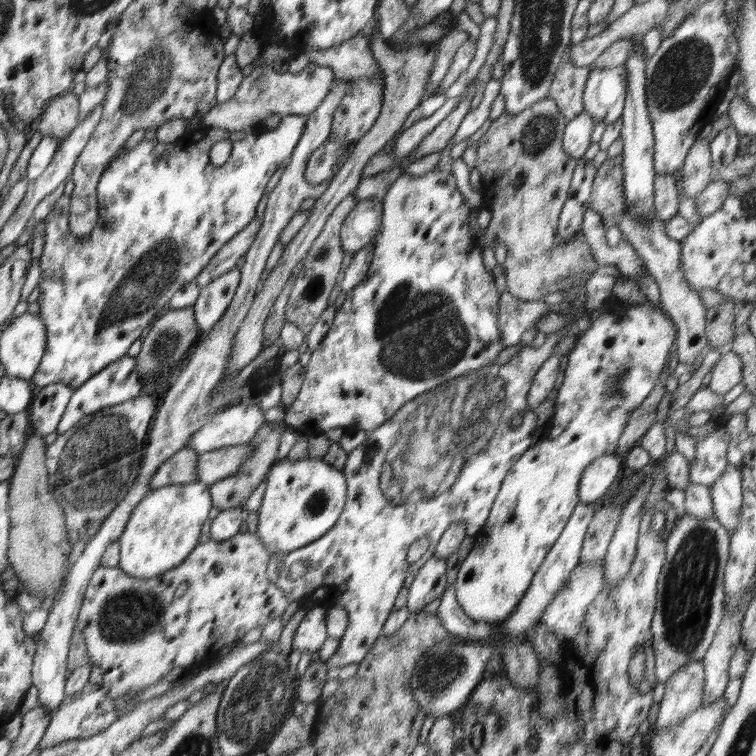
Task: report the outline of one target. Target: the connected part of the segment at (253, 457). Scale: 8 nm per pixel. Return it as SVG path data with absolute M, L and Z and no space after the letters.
M283 420L278 422L263 422L256 436L250 442L246 442L246 445L250 445L250 457L244 461L244 465L240 467L240 471L236 472L236 475L232 475L209 486L211 500L214 506L220 511L242 506L244 500L248 500L254 494L254 490L256 490L266 477L266 474L270 472L270 468L276 463L280 435L288 428L289 426Z

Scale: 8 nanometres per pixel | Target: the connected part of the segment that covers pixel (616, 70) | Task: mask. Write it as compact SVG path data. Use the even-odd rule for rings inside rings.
M623 65L612 68L592 67L583 90L584 111L606 125L618 120L626 102L626 77Z

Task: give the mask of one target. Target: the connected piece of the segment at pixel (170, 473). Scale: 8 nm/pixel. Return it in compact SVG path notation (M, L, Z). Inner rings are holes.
M187 446L164 462L150 481L150 490L197 481L196 459L199 454Z

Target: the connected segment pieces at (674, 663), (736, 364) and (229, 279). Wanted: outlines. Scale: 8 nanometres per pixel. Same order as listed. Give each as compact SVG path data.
M685 513L677 516L665 550L665 563L659 576L658 594L650 630L655 650L655 675L658 683L665 683L681 666L692 660L703 660L713 641L725 608L724 577L729 559L728 529L722 527L715 516L700 519Z
M724 351L721 359L708 375L705 385L712 392L724 395L741 382L743 362L734 351Z
M234 267L232 270L226 272L226 274L219 276L216 280L212 280L210 284L200 289L199 297L192 307L195 312L197 326L201 331L210 330L224 316L228 305L232 302L233 296L235 295L240 277L241 270Z

